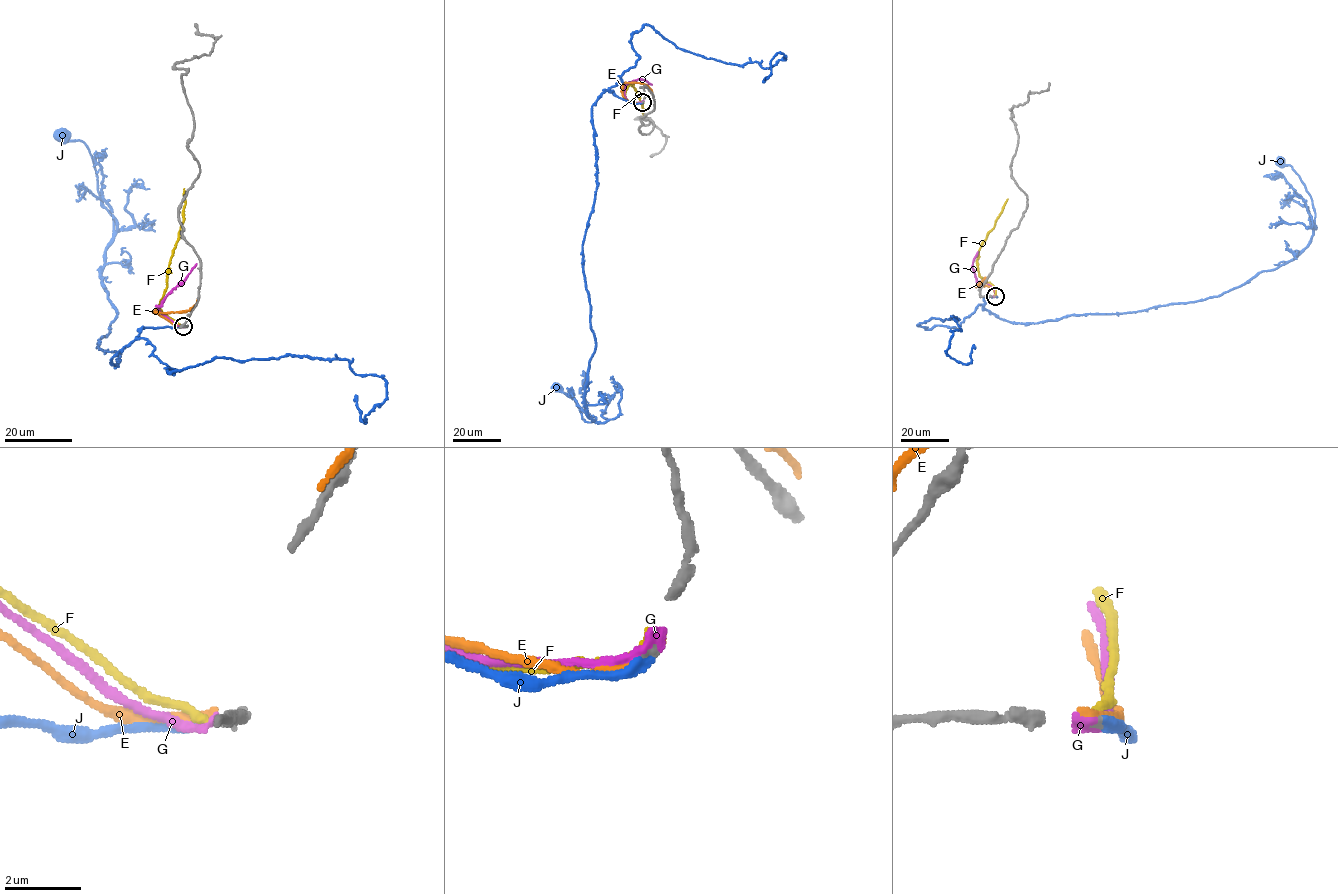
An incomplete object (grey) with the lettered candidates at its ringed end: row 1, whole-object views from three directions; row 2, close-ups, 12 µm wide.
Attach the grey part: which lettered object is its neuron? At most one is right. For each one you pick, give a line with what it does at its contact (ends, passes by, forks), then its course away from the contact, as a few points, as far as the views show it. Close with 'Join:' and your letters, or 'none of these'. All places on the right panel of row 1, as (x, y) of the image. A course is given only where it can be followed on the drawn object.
J: It ends there. Its course: (995, 296), (984, 307), (1000, 319), (1039, 323), (1241, 286), (1293, 259), (1314, 231), (1311, 198), (1280, 162)
Join: J

